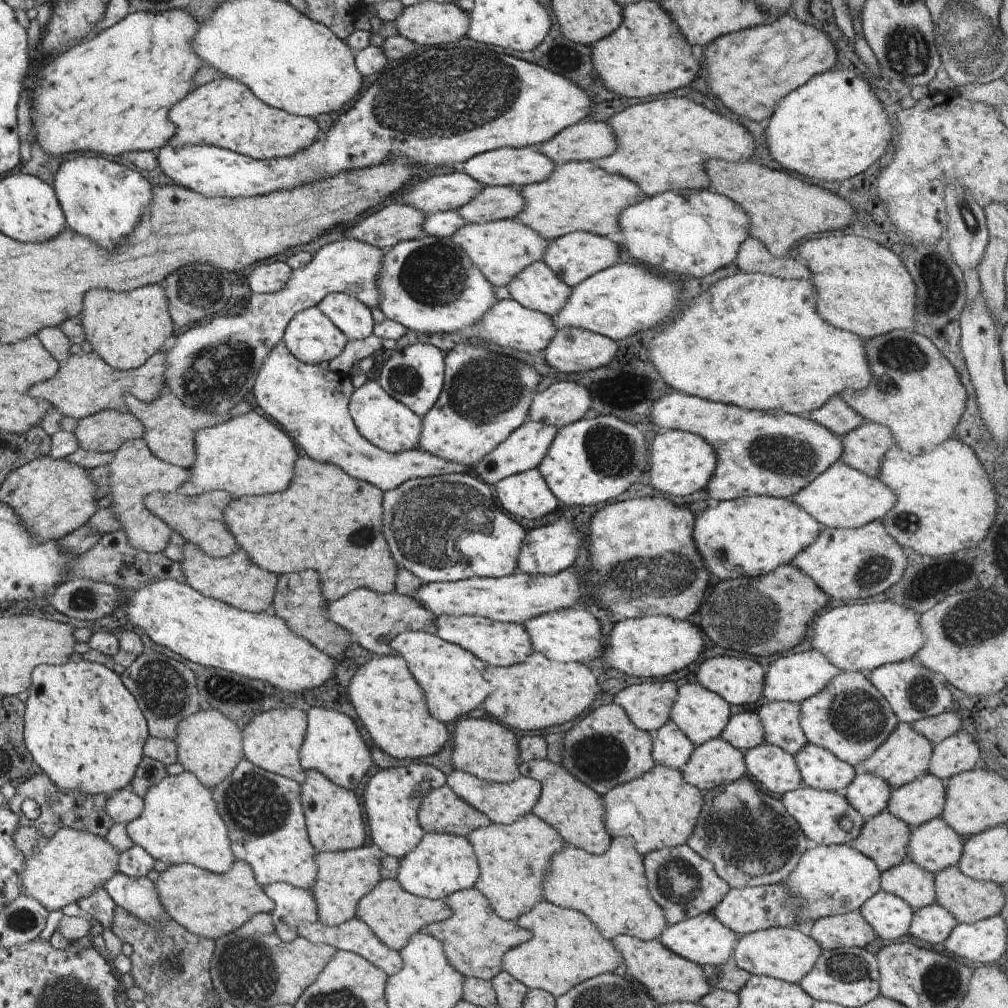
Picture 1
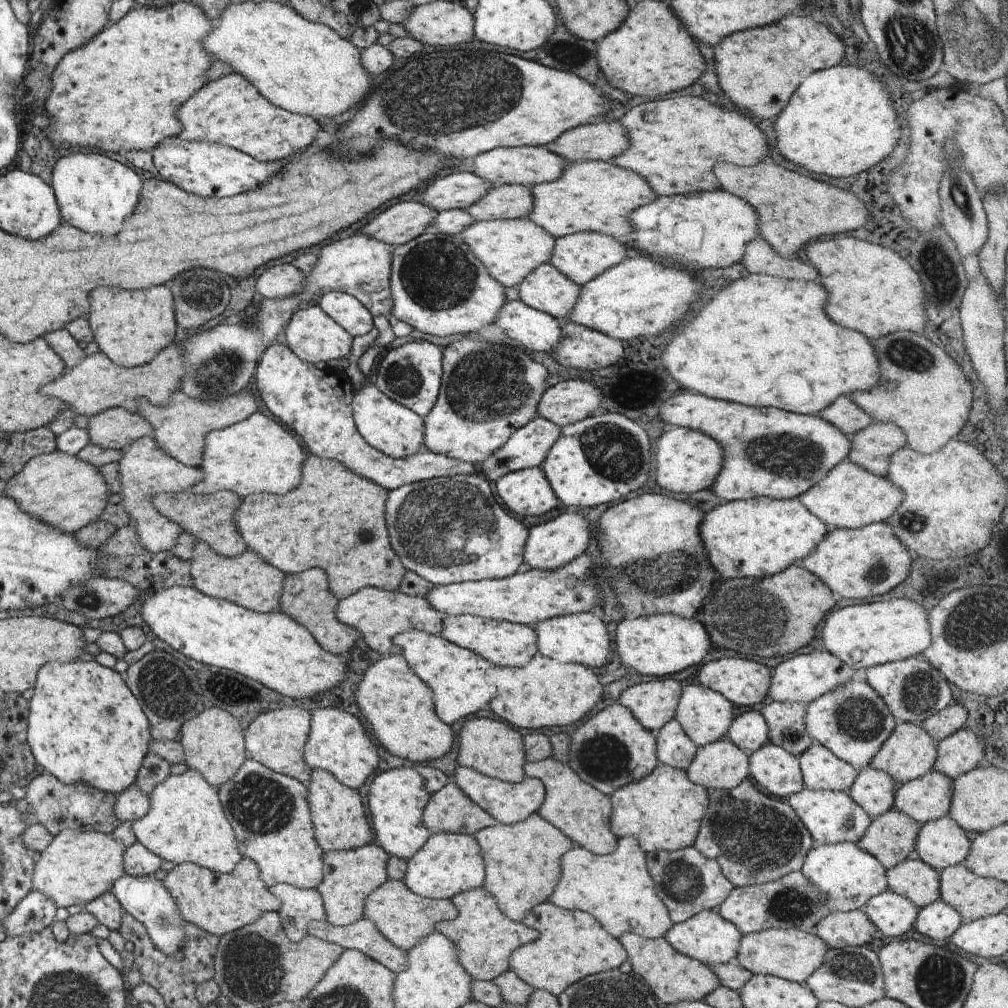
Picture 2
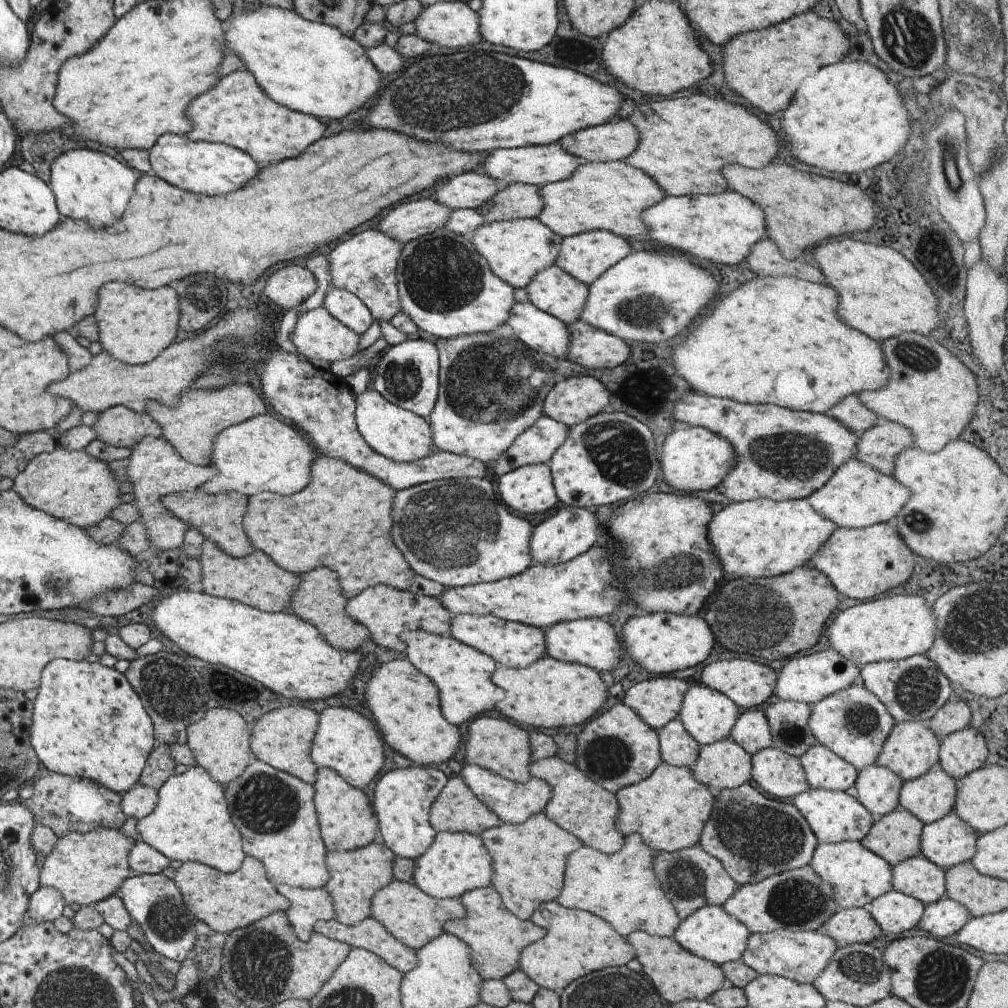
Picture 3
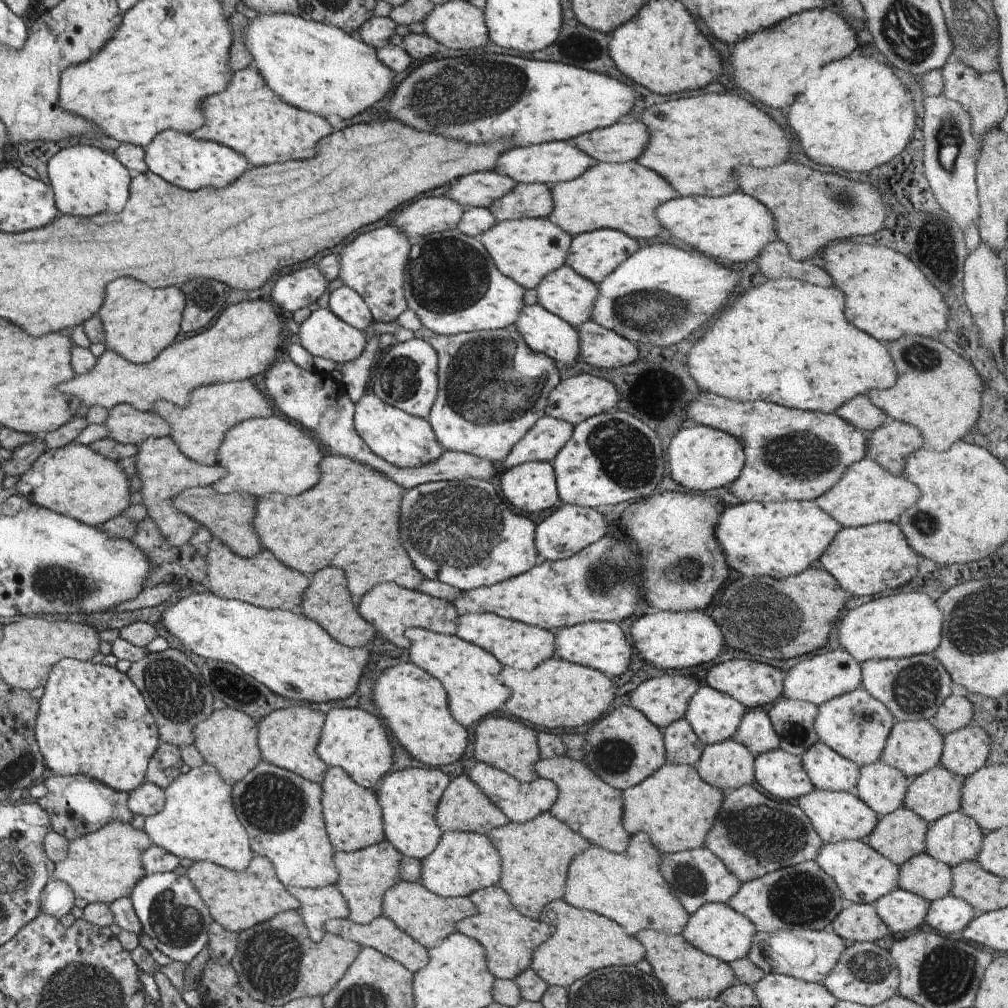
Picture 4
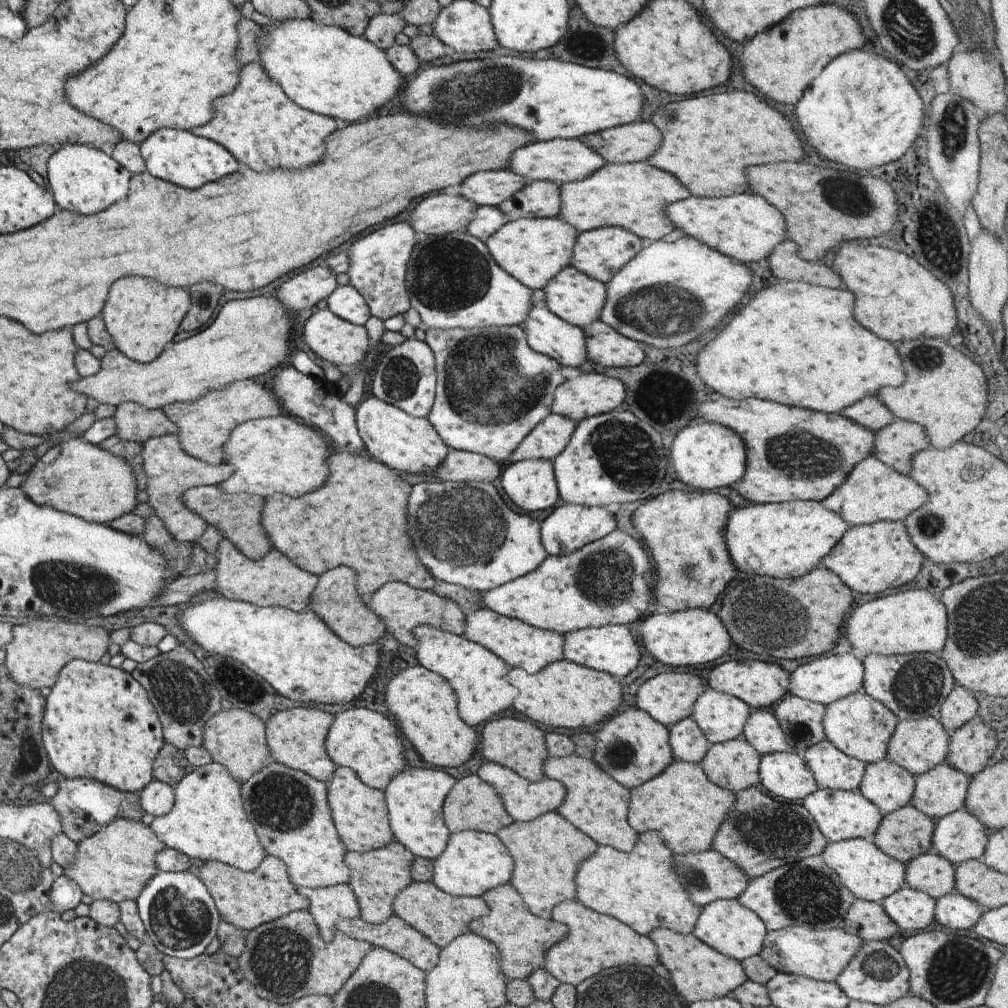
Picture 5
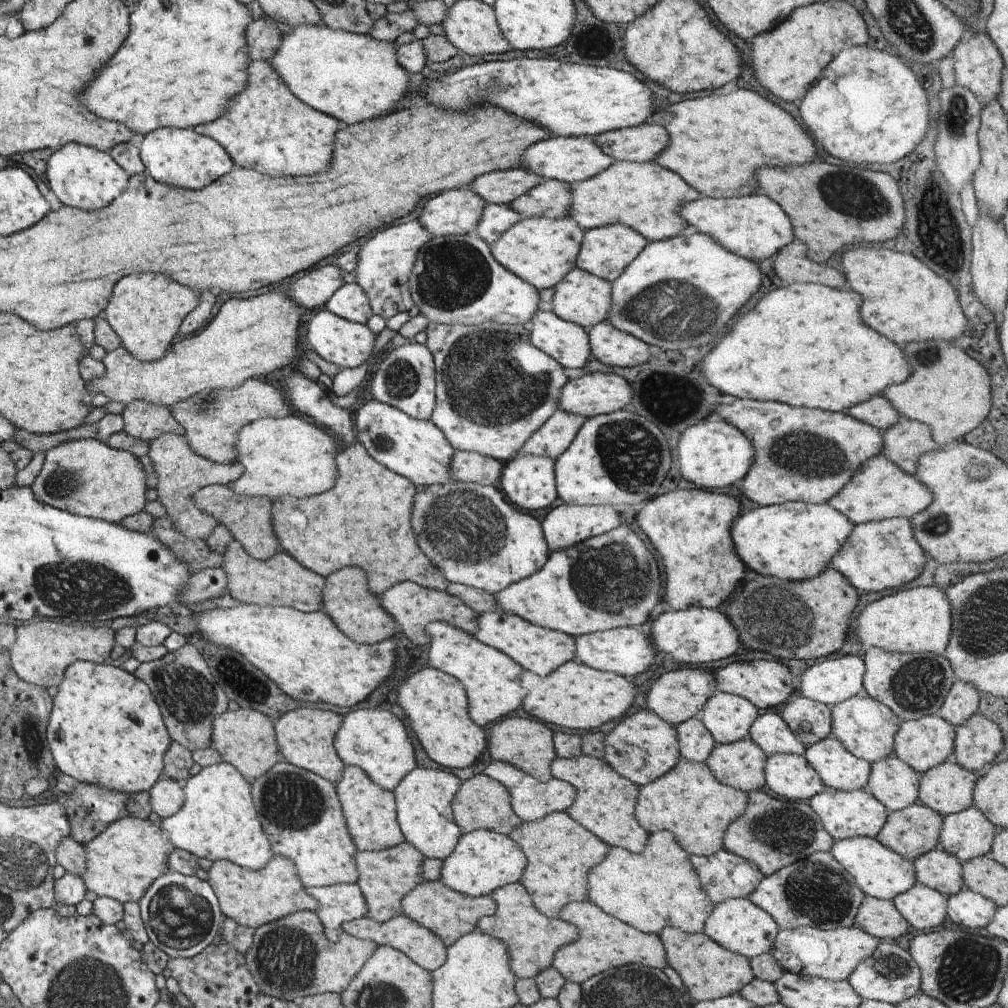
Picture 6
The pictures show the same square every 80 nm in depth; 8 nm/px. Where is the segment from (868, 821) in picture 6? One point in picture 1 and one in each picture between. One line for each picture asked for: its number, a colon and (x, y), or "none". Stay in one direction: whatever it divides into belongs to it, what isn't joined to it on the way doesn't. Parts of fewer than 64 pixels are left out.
1: (826, 818)
2: (831, 817)
3: (834, 816)
4: (836, 815)
5: (840, 815)

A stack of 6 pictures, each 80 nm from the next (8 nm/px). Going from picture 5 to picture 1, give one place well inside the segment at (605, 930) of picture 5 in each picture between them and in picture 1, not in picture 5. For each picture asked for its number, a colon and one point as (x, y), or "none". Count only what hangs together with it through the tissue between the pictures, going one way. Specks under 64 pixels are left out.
1: (566, 949)
2: (571, 945)
3: (577, 942)
4: (583, 941)

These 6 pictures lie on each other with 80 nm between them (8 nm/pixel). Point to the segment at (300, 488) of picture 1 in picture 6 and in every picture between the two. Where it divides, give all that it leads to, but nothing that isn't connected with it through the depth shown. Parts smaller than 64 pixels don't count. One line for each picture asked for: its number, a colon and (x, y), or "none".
2: (338, 517)
3: (352, 534)
4: (354, 510)
5: (358, 519)
6: (365, 519)

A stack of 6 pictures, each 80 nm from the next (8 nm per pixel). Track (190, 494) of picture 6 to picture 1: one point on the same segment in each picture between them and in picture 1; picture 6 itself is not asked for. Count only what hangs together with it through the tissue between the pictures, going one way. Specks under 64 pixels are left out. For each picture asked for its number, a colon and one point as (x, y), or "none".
1: (135, 472)
2: (146, 470)
3: (156, 468)
4: (165, 471)
5: (171, 471)

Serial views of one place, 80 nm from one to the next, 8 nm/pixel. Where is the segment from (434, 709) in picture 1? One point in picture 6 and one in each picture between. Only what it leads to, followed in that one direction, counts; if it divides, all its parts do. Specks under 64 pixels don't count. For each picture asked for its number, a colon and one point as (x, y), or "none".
2: (458, 678)
3: (463, 674)
4: (469, 673)
5: (479, 676)
6: (491, 679)

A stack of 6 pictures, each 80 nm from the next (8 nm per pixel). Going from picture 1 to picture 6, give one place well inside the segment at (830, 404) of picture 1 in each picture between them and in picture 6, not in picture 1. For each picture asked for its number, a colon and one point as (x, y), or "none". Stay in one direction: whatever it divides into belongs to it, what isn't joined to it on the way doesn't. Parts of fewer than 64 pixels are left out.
2: (844, 413)
3: (851, 412)
4: (860, 411)
5: (871, 412)
6: (878, 411)

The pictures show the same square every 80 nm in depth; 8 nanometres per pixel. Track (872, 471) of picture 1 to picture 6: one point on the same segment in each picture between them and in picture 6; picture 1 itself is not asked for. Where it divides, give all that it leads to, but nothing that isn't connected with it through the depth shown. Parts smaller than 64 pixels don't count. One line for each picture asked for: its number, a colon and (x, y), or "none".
2: (872, 447)
3: (879, 446)
4: (889, 445)
5: (895, 444)
6: (905, 442)

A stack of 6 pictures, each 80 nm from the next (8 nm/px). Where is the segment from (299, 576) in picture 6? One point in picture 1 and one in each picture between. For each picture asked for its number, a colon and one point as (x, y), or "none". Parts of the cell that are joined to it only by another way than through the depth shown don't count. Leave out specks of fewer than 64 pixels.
1: (235, 580)
2: (246, 579)
3: (255, 580)
4: (261, 580)
5: (273, 581)

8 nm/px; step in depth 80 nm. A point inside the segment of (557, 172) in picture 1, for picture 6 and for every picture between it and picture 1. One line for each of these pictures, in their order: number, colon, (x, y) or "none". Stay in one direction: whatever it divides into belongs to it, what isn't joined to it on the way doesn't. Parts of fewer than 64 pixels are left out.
2: (598, 196)
3: (609, 196)
4: (622, 196)
5: (635, 196)
6: (645, 196)

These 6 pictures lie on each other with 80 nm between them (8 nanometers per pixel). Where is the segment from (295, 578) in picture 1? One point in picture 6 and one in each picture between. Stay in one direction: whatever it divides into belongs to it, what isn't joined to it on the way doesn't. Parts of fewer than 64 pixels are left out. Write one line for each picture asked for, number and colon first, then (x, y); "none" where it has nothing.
2: (308, 600)
3: (320, 601)
4: (329, 603)
5: (337, 600)
6: (347, 598)

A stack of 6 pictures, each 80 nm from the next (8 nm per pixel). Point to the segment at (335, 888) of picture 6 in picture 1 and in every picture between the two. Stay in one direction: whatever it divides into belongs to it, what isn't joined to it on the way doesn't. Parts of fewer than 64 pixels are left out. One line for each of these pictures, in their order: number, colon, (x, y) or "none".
1: (295, 906)
2: (300, 907)
3: (307, 906)
4: (318, 905)
5: (329, 905)

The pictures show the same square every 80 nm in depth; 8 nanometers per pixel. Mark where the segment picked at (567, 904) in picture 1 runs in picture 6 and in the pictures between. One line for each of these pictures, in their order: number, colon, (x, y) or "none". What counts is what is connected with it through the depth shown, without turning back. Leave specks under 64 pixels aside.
2: (618, 890)
3: (622, 888)
4: (629, 888)
5: (641, 888)
6: (658, 888)

